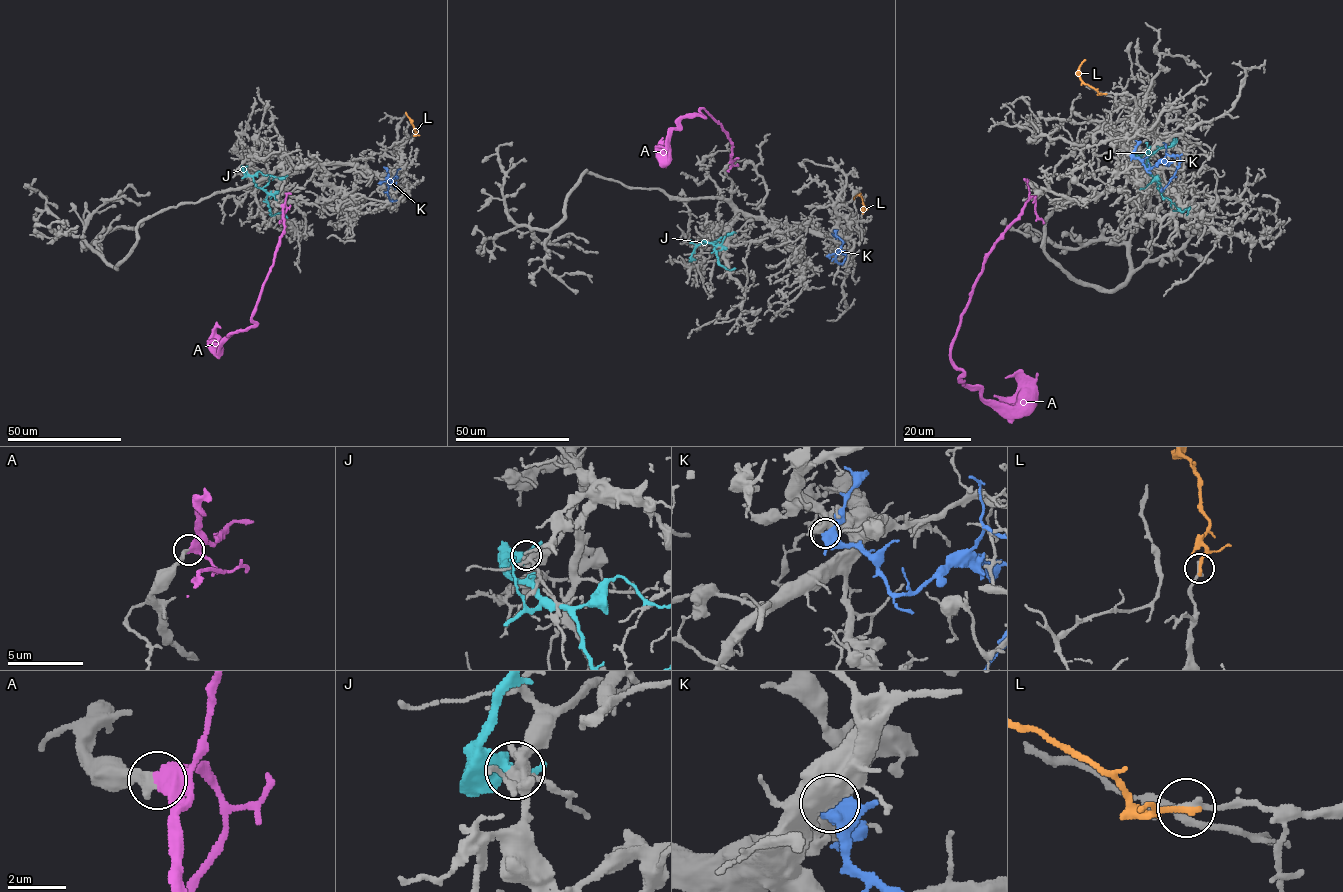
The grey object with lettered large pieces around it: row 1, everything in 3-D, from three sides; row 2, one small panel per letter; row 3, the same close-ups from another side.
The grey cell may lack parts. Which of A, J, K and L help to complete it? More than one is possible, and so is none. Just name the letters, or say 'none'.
A

